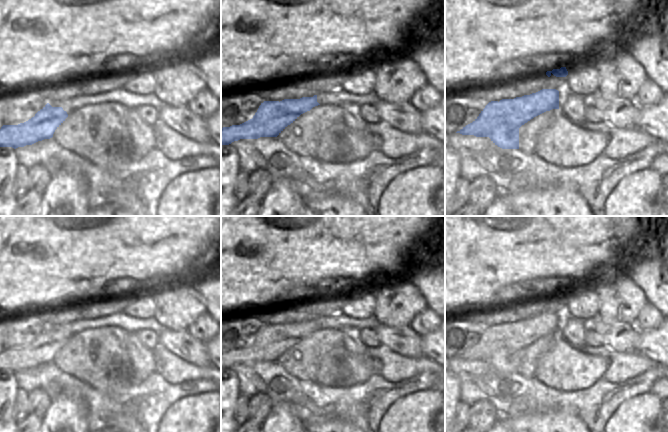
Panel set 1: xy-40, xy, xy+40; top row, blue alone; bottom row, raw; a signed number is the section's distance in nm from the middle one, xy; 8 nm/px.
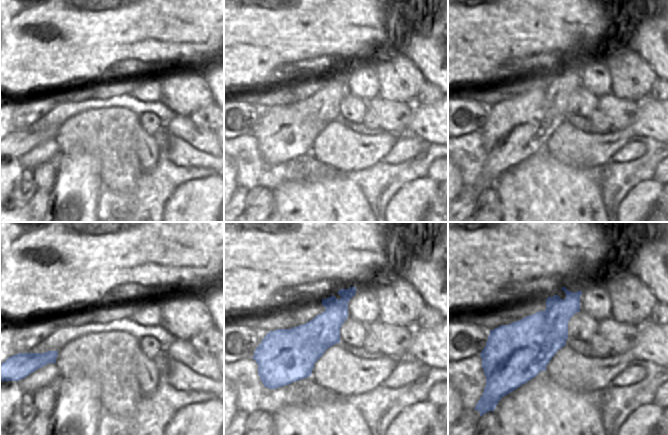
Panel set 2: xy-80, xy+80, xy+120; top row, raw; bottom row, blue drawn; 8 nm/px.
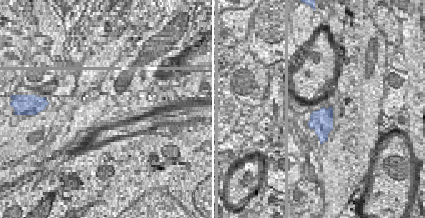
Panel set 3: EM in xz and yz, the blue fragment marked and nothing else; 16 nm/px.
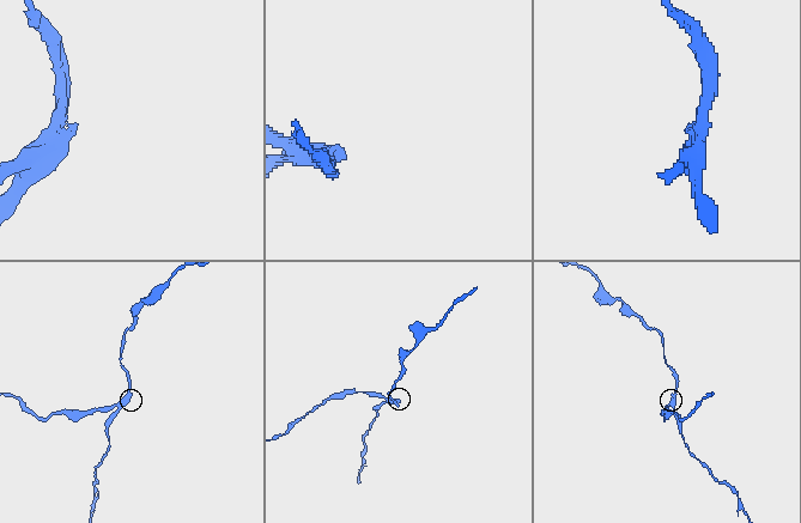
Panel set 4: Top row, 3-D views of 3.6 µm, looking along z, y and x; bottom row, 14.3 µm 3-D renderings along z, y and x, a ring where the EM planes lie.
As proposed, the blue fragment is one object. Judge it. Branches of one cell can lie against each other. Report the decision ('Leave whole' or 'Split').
Split.

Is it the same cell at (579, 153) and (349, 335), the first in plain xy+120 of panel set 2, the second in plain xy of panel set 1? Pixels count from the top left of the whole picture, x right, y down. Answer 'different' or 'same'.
different

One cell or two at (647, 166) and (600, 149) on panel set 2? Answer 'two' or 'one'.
two

